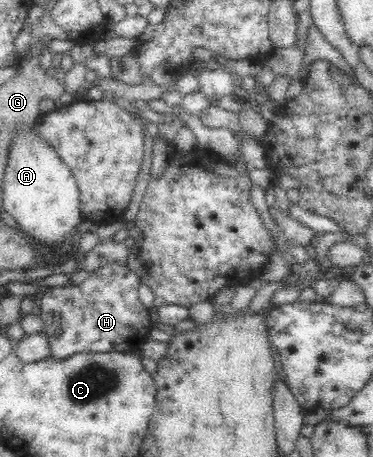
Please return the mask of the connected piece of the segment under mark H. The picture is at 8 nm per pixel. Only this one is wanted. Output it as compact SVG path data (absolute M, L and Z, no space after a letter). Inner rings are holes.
M111 263L93 273L86 274L72 285L53 287L45 290L41 297L41 320L45 323L45 334L49 338L50 355L67 358L81 352L135 352L146 342L153 322L149 311L141 304L138 297L140 280L136 273L125 265Z

